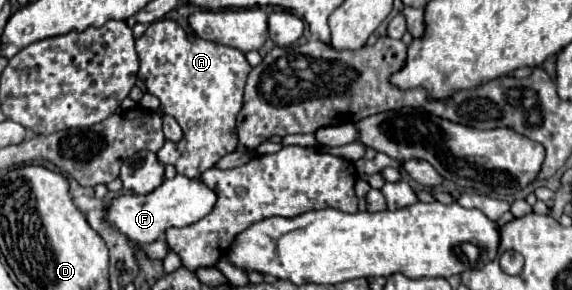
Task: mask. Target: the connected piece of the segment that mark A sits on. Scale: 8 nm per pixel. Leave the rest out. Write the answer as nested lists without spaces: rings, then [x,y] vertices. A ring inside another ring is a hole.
[[[170,19],[150,23],[146,33],[136,39],[136,51],[148,93],[160,99],[162,113],[172,115],[184,131],[180,143],[166,141],[158,151],[162,165],[172,163],[180,175],[194,179],[214,167],[220,157],[238,149],[234,137],[236,113],[242,107],[244,83],[252,71],[242,51],[186,33]]]

